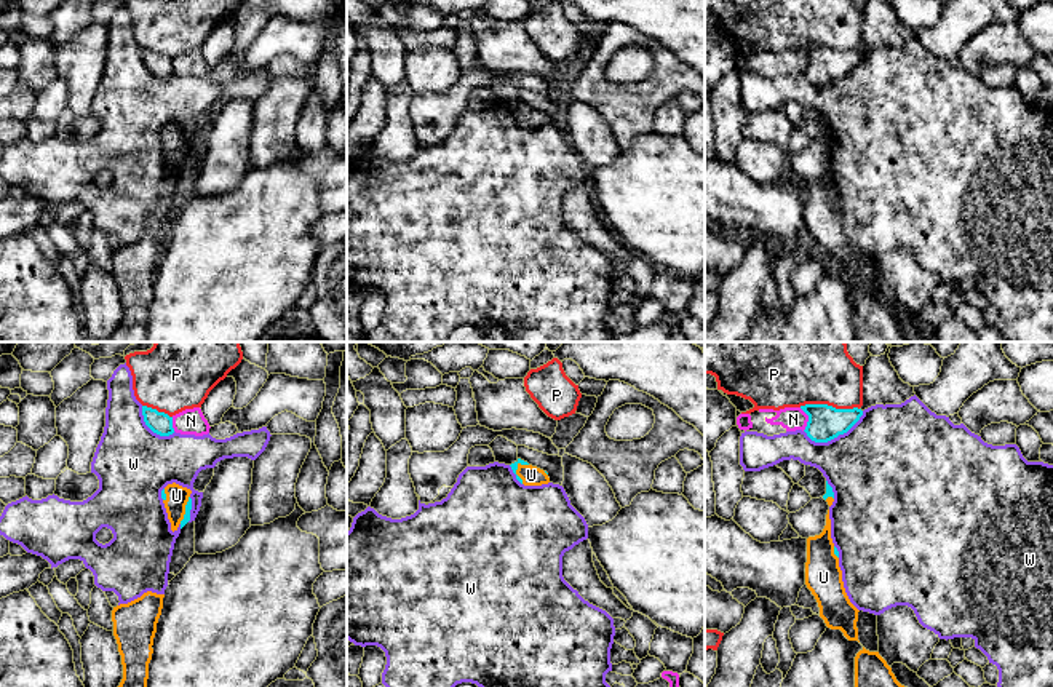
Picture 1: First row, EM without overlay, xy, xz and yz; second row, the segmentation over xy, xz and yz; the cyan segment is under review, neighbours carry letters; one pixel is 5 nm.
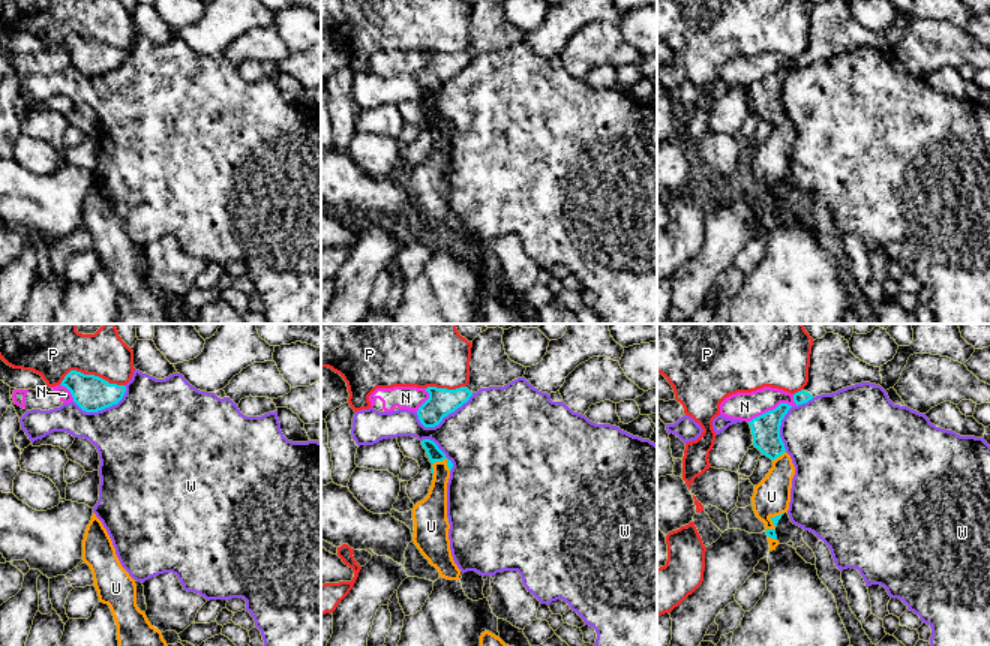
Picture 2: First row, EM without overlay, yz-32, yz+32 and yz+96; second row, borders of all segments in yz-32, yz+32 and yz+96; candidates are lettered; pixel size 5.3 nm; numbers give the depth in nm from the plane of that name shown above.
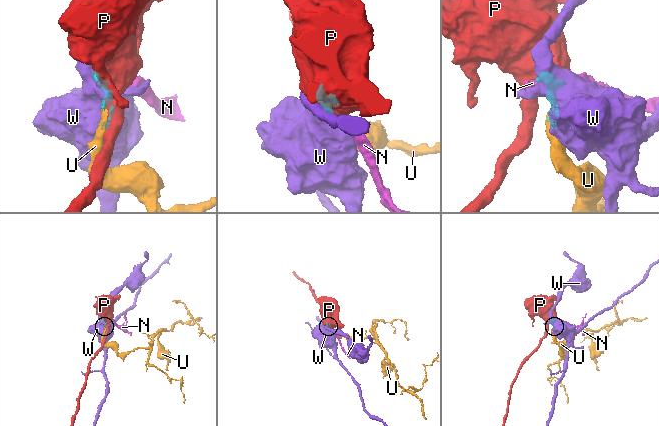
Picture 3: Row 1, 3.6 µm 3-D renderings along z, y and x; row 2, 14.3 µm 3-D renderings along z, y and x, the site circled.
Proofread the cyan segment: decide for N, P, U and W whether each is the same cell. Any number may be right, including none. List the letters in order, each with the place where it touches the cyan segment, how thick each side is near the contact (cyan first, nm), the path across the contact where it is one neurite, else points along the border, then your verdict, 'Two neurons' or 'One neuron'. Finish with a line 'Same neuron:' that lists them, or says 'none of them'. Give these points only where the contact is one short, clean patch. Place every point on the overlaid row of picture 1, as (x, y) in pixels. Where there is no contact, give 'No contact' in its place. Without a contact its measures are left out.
N: Touches cyan at yz (809, 419). Thickness 180 nm (cyan) against 120 nm. Boundary: yz (799, 408), (807, 416), (804, 430). Two neurons
P: Touches cyan at yz (830, 406). Thickness 180 nm (cyan) against 420 nm. Two neurons
U: Touches cyan at xy (186, 510). Thickness 40 nm (cyan) against 110 nm. Path across: xy (186, 520), (186, 510), (176, 496). One neuron
W: Touches cyan at yz (834, 436). Thickness 180 nm (cyan) against 460 nm. Two neurons
Same neuron: U

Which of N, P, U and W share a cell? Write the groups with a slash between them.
N / P / U / W

